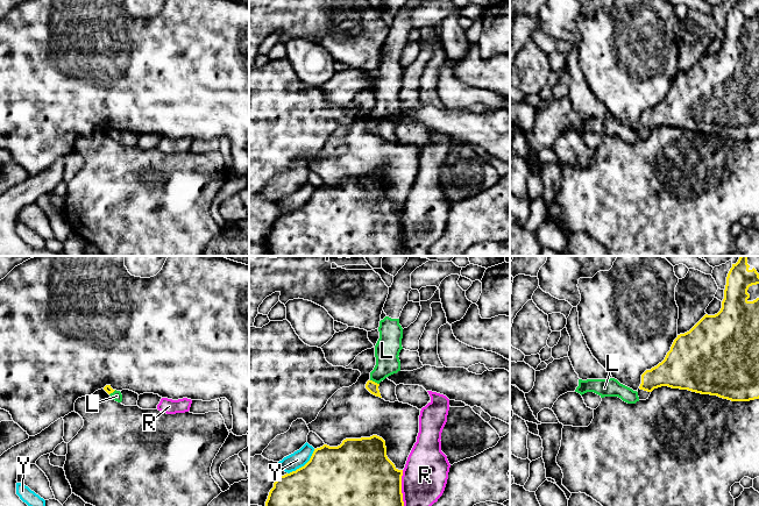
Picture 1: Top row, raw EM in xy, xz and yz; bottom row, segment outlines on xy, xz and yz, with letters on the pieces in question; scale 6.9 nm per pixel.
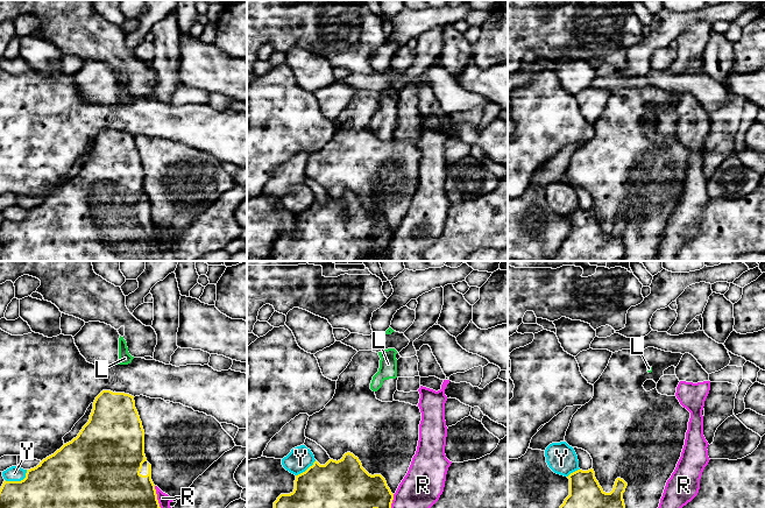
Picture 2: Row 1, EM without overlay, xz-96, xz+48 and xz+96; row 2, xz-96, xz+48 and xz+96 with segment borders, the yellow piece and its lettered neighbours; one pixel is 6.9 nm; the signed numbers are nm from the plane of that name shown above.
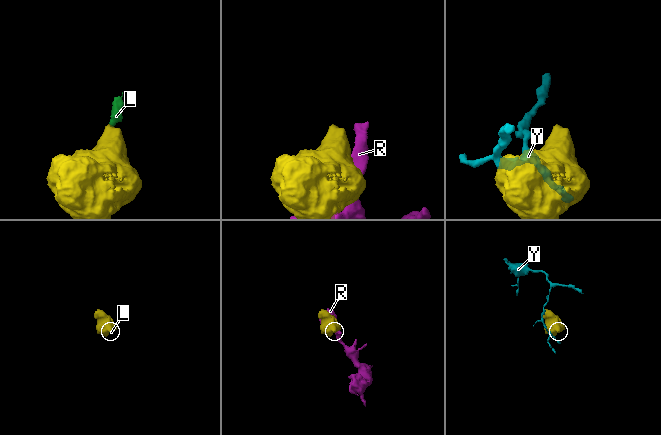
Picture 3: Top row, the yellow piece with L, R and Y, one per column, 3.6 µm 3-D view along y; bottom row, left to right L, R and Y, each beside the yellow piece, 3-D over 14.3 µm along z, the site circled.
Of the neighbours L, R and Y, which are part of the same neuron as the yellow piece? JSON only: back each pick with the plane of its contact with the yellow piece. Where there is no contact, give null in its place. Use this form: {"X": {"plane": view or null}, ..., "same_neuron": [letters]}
{"L": {"plane": "xz"}, "same_neuron": ["L"]}

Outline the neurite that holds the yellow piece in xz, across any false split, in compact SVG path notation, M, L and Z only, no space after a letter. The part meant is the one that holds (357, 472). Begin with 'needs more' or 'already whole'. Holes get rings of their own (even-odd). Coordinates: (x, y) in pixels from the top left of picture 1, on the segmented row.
already whole | M373 435L370 437L346 439L338 447L329 447L324 444L322 447L314 449L310 461L304 466L278 477L274 483L274 487L269 492L265 506L404 506L402 493L402 476L403 470L398 470L388 458L385 441L382 437Z

